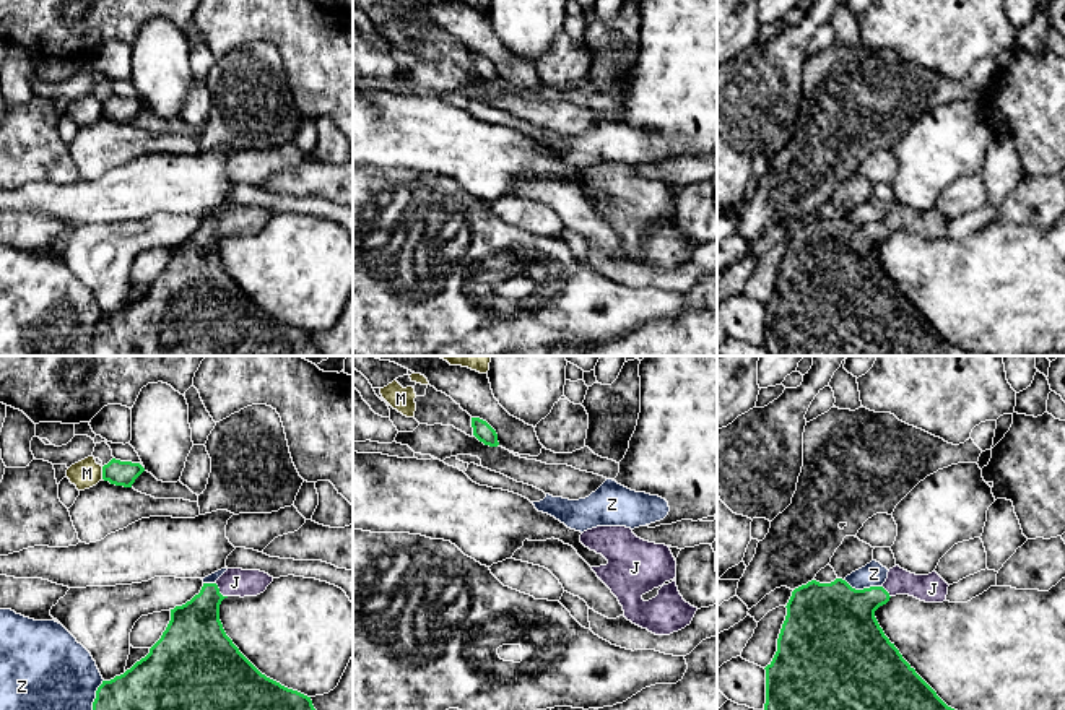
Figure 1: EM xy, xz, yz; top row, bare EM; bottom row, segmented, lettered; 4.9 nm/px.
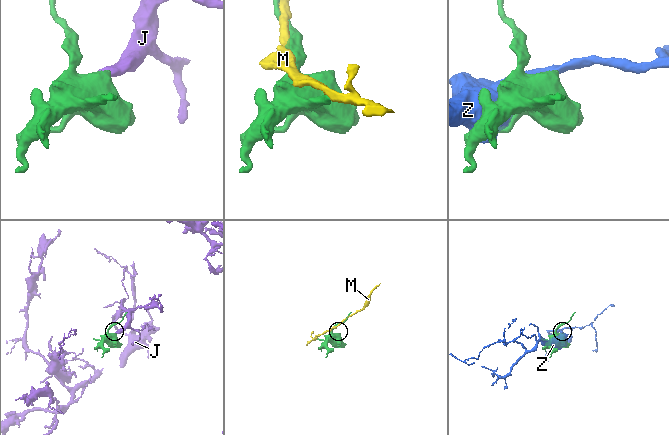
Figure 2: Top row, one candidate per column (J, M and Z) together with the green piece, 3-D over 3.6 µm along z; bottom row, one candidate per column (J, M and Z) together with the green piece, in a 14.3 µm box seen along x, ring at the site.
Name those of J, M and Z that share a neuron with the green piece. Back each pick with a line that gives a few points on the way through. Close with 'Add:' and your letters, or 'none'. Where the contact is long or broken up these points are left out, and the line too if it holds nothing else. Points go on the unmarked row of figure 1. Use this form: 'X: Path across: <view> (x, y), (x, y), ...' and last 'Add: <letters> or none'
J: Path across: xy (194, 270), (207, 238), (218, 226), (234, 218)
Add: J

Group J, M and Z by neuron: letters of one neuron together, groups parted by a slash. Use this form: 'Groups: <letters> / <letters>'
Groups: J / M / Z

